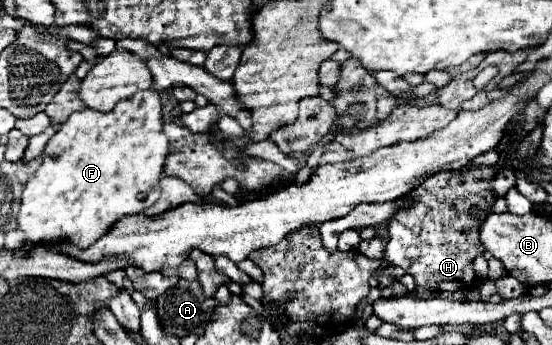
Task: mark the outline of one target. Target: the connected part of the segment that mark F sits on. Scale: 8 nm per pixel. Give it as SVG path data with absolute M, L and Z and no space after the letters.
M155 90L137 92L133 98L119 102L111 112L97 112L85 108L73 112L65 124L53 134L43 150L43 162L27 182L17 216L19 230L25 232L29 244L71 242L77 248L89 248L95 244L121 216L139 214L157 202L161 190L159 180L163 176L165 156L169 154L169 140L163 134L163 106L161 96Z

